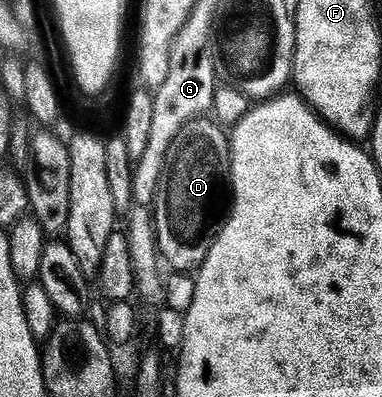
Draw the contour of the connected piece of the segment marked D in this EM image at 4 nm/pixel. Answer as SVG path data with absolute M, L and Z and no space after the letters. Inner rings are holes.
M197 120L187 126L176 139L170 148L170 152L164 161L164 174L160 177L160 189L156 191L156 201L154 203L154 221L156 223L156 244L160 247L160 256L165 263L168 262L173 271L176 272L196 272L200 265L206 260L210 248L214 244L216 237L222 232L222 228L228 223L230 211L232 209L232 180L230 177L230 163L232 160L232 147L229 135L225 127L212 120Z

